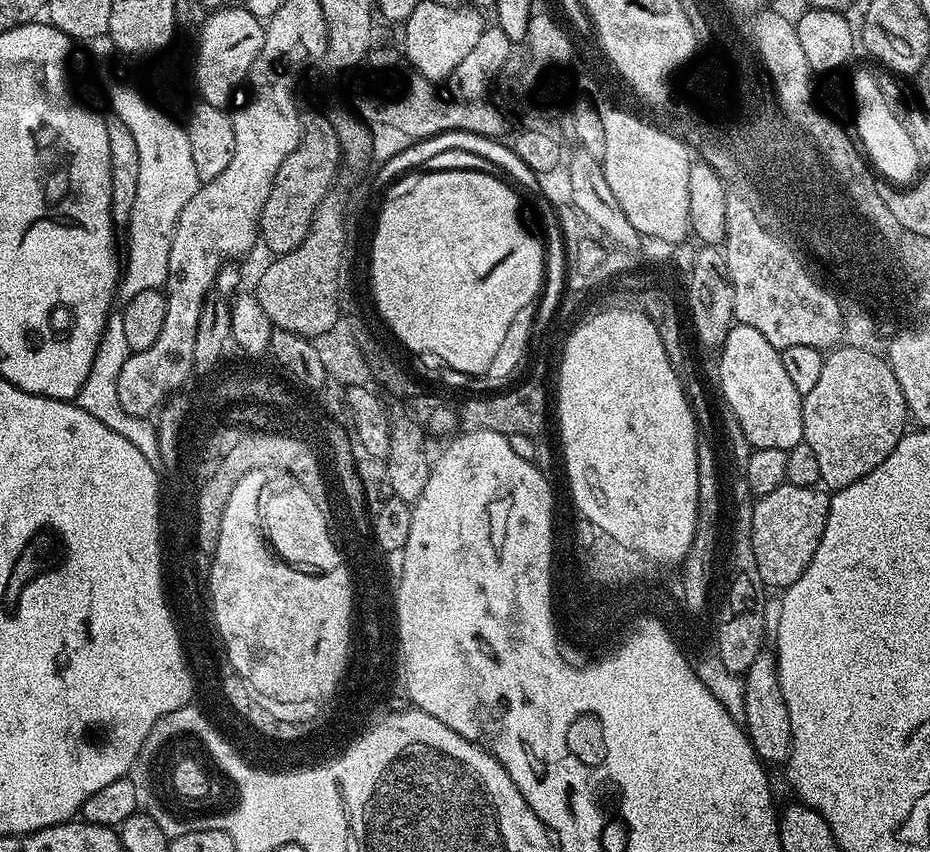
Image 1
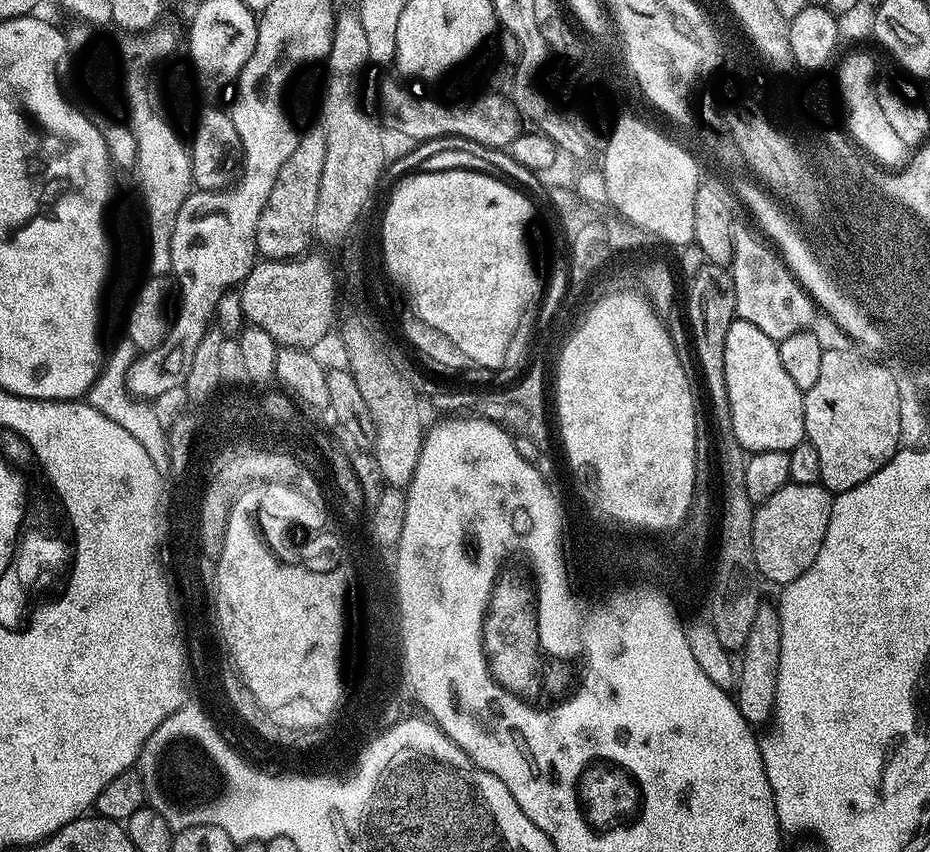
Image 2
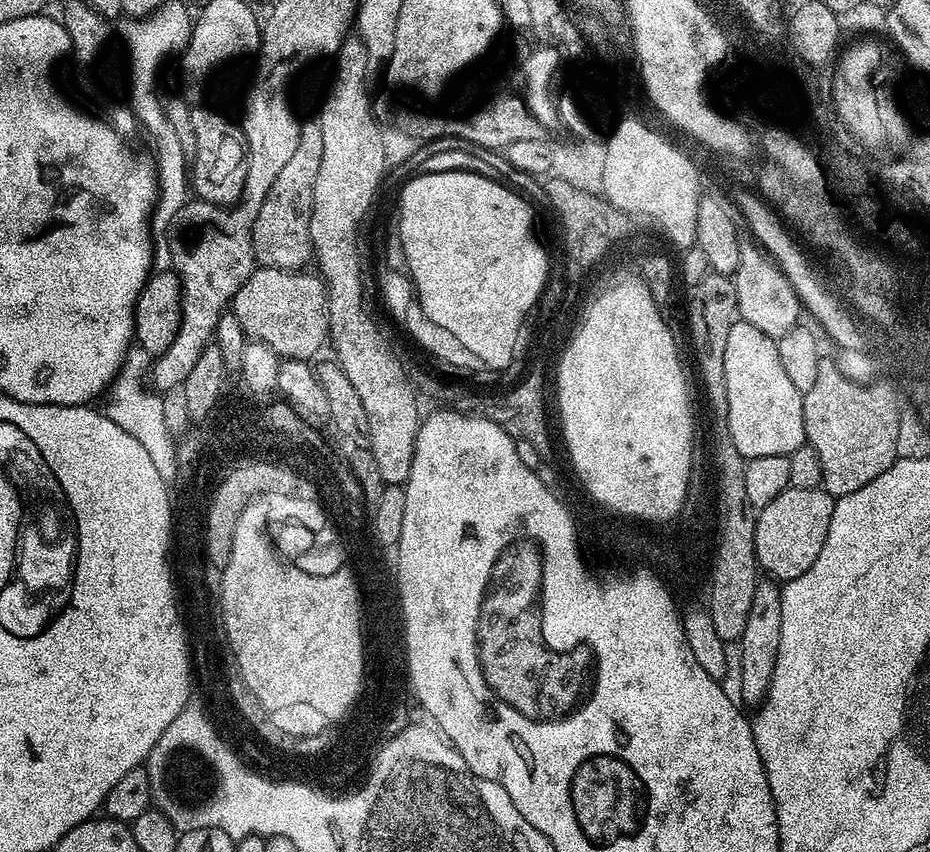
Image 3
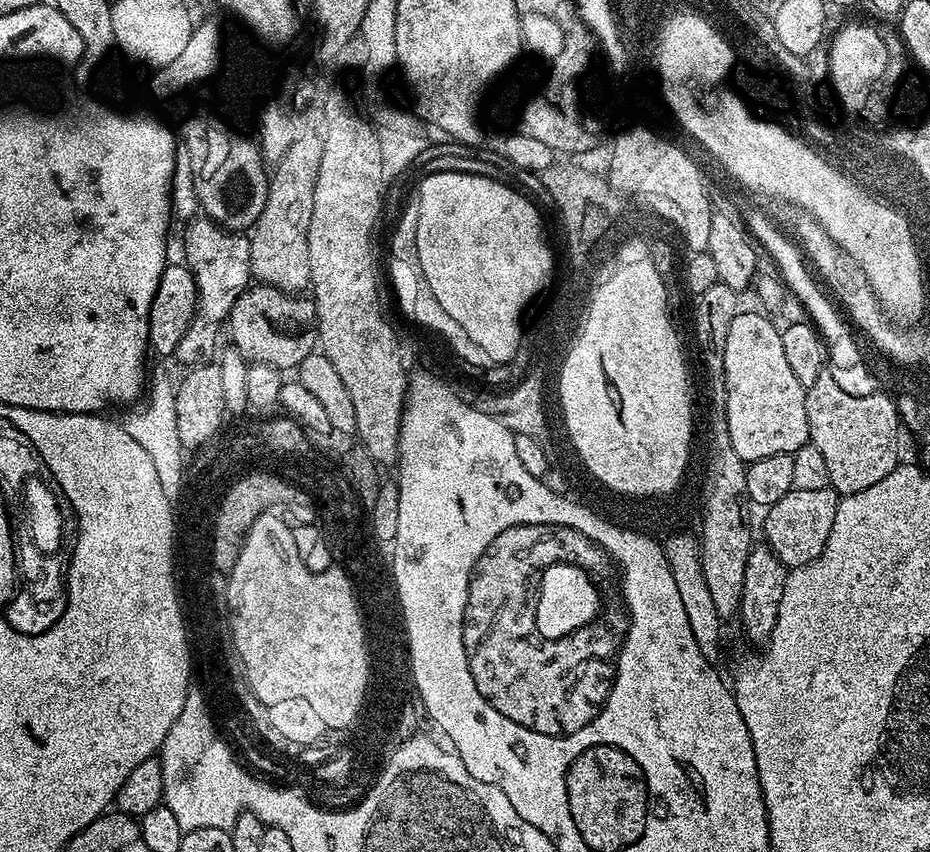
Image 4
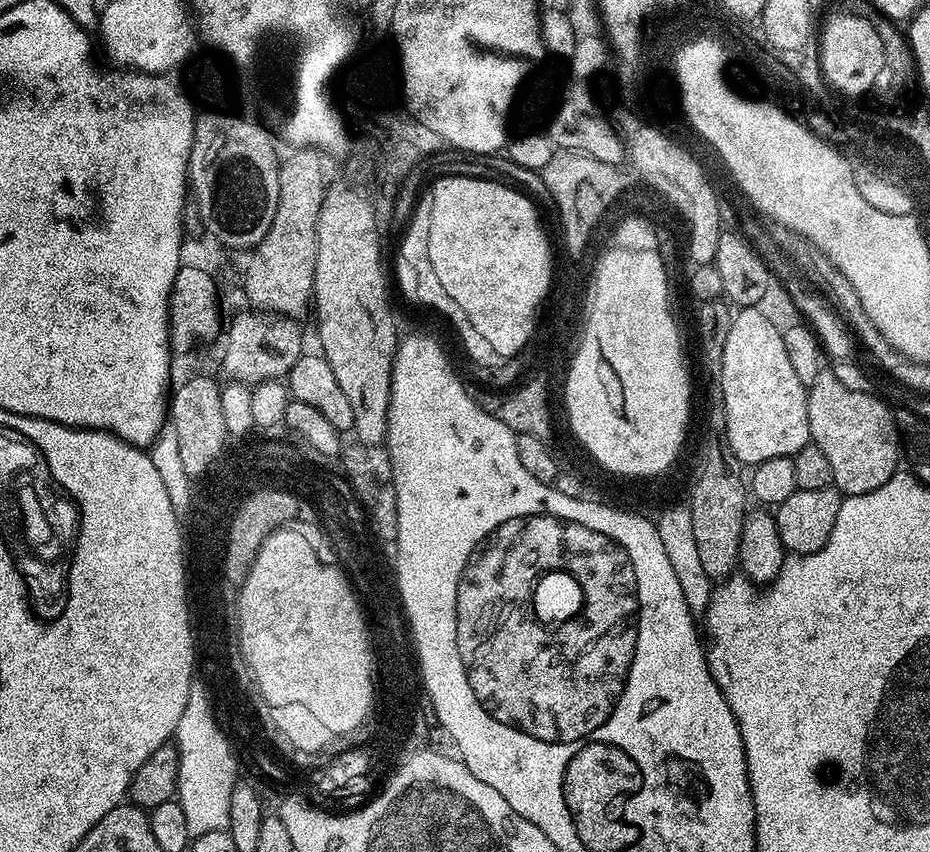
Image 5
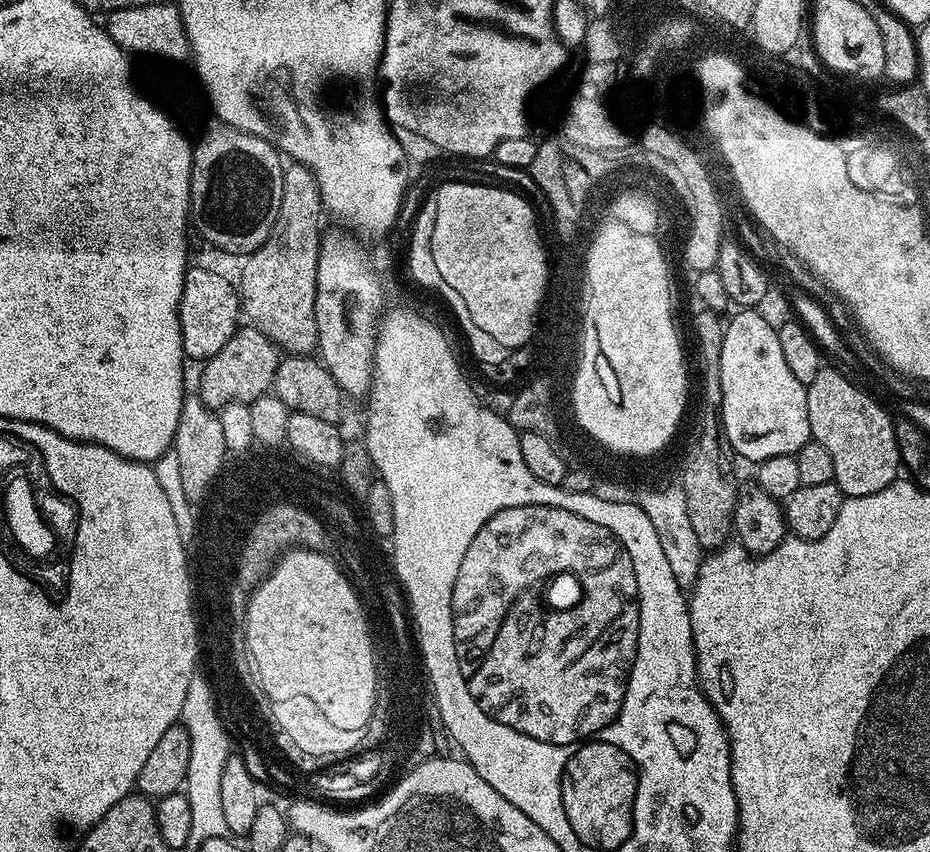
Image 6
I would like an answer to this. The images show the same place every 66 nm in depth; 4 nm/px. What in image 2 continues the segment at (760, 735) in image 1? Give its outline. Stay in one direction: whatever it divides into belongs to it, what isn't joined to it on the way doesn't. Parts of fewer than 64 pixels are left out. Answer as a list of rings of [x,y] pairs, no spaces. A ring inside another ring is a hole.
[[[761,606],[758,610],[758,614],[754,618],[754,627],[750,630],[750,638],[747,639],[747,644],[738,656],[738,679],[735,681],[734,687],[734,699],[738,710],[742,714],[742,718],[746,718],[749,724],[753,726],[759,726],[759,724],[764,724],[773,719],[774,713],[776,711],[776,691],[778,690],[778,666],[780,665],[780,659],[782,658],[782,642],[780,641],[780,613],[775,607],[768,608],[768,606]]]

